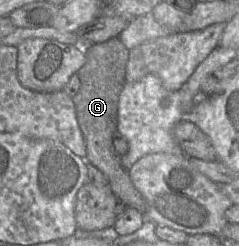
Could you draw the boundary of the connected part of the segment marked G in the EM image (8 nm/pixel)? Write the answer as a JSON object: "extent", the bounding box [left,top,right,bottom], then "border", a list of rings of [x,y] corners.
{"extent":[72,37,147,214],"border":[[[118,37],[82,49],[85,50],[86,62],[76,73],[81,85],[72,99],[85,140],[85,159],[87,163],[93,164],[105,174],[111,190],[118,199],[122,200],[127,207],[135,208],[144,214],[147,210],[146,201],[133,185],[128,170],[122,164],[122,156],[117,153],[113,145],[113,136],[118,124],[119,98],[126,84],[126,68],[130,50]]]}

